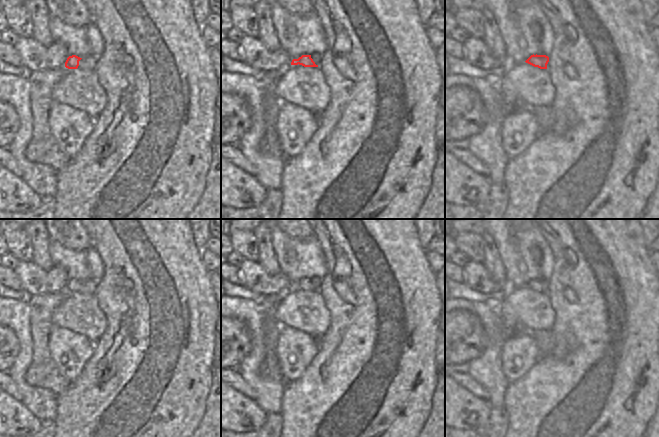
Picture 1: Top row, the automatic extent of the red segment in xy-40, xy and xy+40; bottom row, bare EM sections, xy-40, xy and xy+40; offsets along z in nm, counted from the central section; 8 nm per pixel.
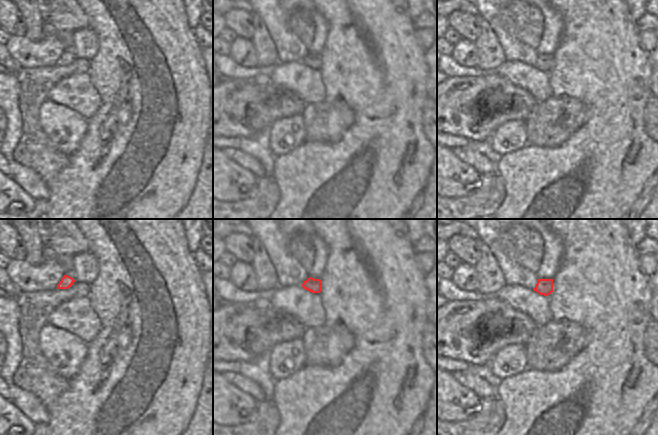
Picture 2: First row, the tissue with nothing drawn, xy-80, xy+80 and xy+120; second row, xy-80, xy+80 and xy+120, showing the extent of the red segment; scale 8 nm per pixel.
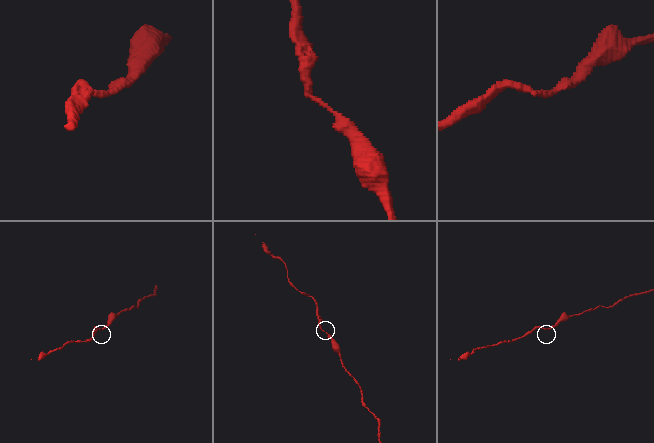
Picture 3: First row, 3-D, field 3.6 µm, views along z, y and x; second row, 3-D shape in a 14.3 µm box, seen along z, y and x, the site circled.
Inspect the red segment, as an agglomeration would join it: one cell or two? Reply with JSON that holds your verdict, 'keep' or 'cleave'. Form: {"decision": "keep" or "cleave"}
{"decision": "keep"}

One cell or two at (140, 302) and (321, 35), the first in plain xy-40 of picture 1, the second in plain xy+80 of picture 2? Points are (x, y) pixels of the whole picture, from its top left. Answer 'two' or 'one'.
two

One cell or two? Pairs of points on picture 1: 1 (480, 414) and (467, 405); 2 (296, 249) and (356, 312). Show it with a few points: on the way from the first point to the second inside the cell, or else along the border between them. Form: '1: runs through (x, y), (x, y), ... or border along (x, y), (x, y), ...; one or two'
1: runs through (477, 411), (470, 408); one
2: border along (323, 252), (326, 262), (326, 274), (321, 279); two

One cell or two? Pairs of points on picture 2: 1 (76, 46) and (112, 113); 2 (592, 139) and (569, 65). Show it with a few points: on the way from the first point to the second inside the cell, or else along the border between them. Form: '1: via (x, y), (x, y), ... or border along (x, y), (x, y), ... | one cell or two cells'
1: border along (98, 38), (98, 51), (89, 61) | two cells
2: via (594, 121), (594, 90), (587, 83) | one cell

